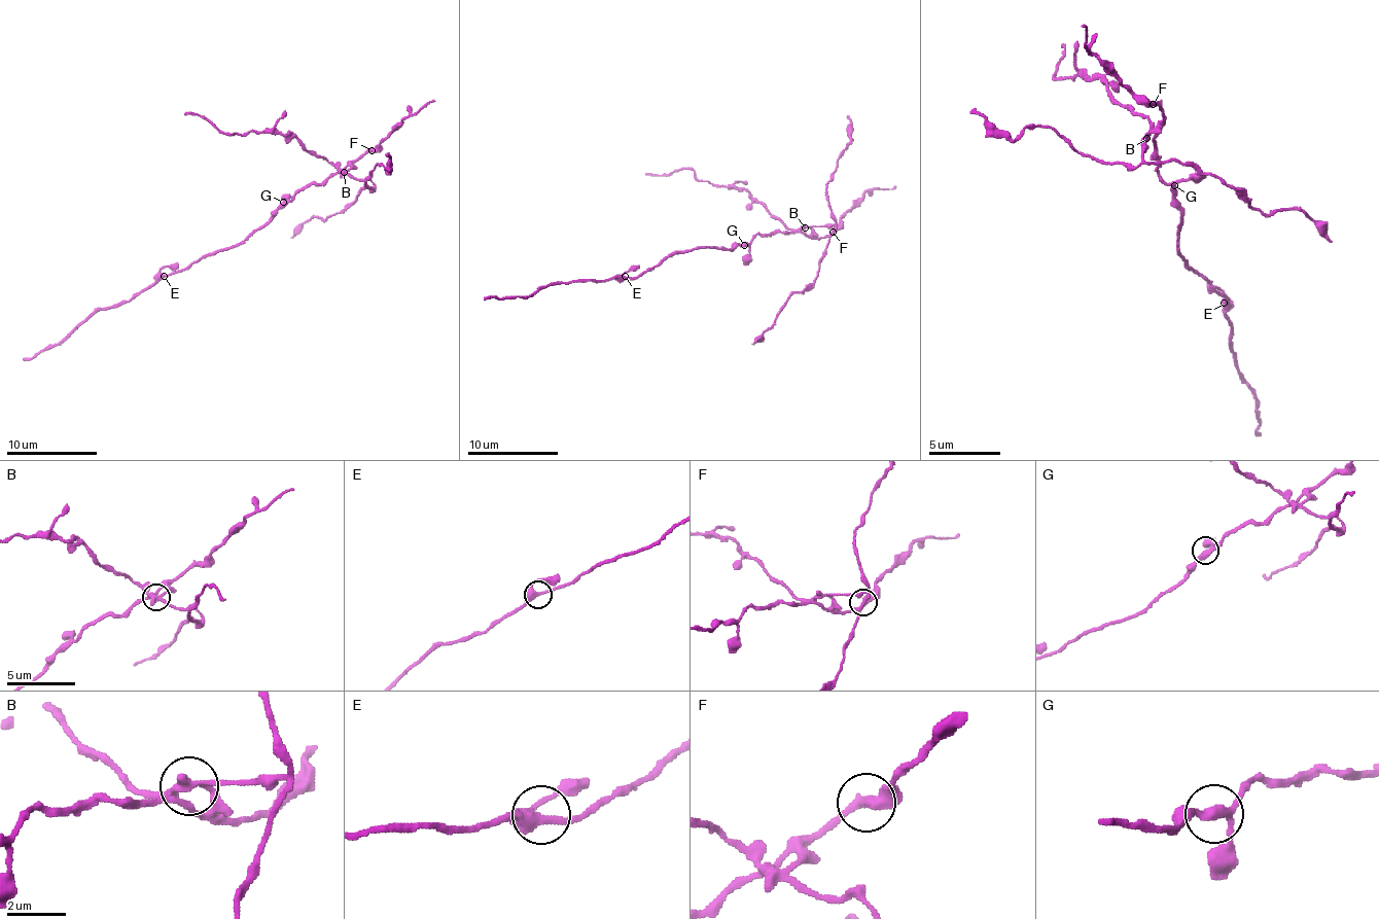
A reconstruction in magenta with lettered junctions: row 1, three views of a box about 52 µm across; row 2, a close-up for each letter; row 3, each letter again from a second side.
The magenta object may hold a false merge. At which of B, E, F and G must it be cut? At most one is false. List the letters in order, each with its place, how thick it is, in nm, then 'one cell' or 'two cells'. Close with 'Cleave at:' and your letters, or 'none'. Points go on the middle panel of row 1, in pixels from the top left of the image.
B: place (805, 227); calibre 280 nm; two cells
E: place (625, 276); calibre 380 nm; one cell
F: place (833, 232); calibre 380 nm; one cell
G: place (744, 245); calibre 280 nm; one cell
Cleave at: B

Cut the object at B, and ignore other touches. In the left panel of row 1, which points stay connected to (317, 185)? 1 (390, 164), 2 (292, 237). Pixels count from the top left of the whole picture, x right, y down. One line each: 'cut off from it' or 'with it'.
1: cut off from it
2: cut off from it

